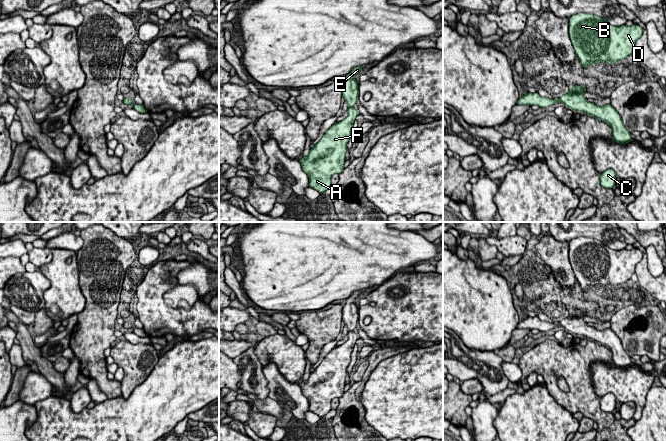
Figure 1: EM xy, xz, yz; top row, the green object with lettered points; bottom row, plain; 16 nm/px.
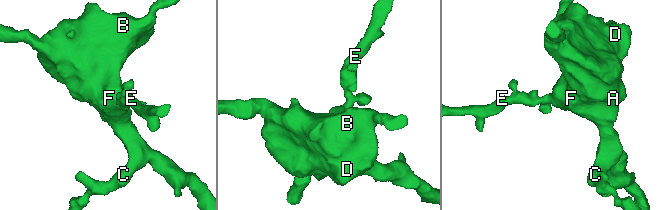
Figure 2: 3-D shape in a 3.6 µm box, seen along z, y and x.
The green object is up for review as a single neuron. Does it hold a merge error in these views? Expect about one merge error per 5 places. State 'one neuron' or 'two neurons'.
one neuron

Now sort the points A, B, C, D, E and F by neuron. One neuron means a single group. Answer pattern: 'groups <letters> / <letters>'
groups A B C D E F

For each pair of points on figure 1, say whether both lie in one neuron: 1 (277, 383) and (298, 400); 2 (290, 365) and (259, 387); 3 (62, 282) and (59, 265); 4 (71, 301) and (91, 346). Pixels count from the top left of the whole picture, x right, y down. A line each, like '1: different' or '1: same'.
1: same
2: different
3: same
4: different

